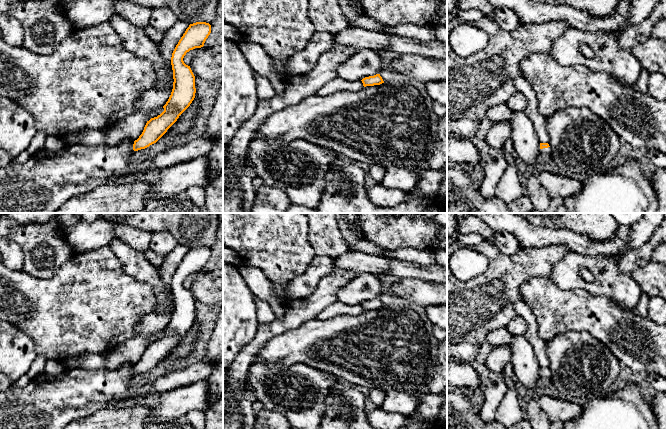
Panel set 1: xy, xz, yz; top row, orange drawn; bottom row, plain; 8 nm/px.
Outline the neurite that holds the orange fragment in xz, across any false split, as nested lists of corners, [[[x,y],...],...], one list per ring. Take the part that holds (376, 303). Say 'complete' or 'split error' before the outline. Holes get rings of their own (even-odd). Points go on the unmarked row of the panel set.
complete; [[[380,298],[365,301],[361,305],[362,305],[364,311],[380,309],[380,308],[384,307],[384,305],[383,305],[382,301],[380,300]]]

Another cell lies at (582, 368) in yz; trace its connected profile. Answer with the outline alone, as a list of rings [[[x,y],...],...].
[[[568,331],[546,342],[551,382],[562,399],[585,407],[591,400],[601,398],[619,380],[620,362],[610,349],[586,331]]]

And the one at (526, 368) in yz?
[[[525,335],[513,336],[510,346],[512,356],[509,363],[518,379],[523,397],[526,398],[527,392],[536,388],[540,378],[540,365]]]

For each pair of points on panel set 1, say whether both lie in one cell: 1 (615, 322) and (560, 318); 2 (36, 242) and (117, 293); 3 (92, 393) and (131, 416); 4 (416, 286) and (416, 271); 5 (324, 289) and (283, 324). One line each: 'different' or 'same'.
1: same
2: different
3: different
4: different
5: same

